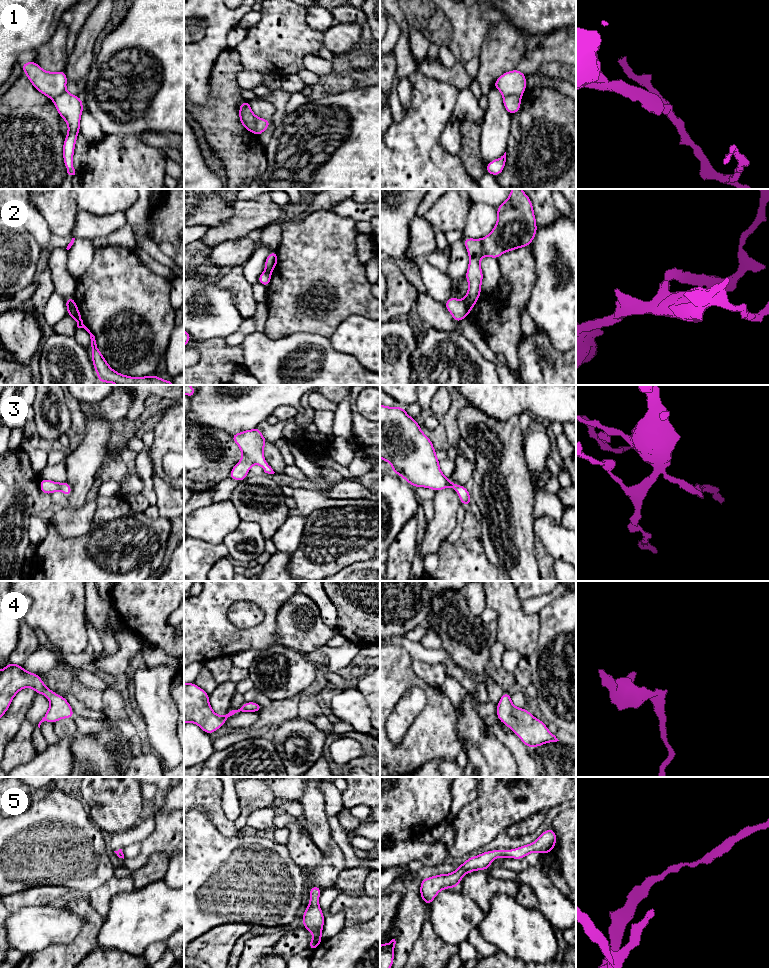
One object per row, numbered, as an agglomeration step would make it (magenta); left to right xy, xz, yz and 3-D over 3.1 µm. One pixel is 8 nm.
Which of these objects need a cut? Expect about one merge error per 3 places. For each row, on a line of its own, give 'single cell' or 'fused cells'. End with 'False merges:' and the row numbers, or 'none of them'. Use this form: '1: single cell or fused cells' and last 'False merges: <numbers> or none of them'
1: fused cells
2: fused cells
3: single cell
4: single cell
5: single cell
False merges: 1, 2

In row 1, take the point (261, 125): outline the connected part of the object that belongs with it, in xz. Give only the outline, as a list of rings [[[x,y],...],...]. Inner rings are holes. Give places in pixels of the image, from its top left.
[[[258,118],[256,119],[255,122],[255,132],[256,135],[261,135],[271,124],[271,120],[263,119],[263,118]]]

